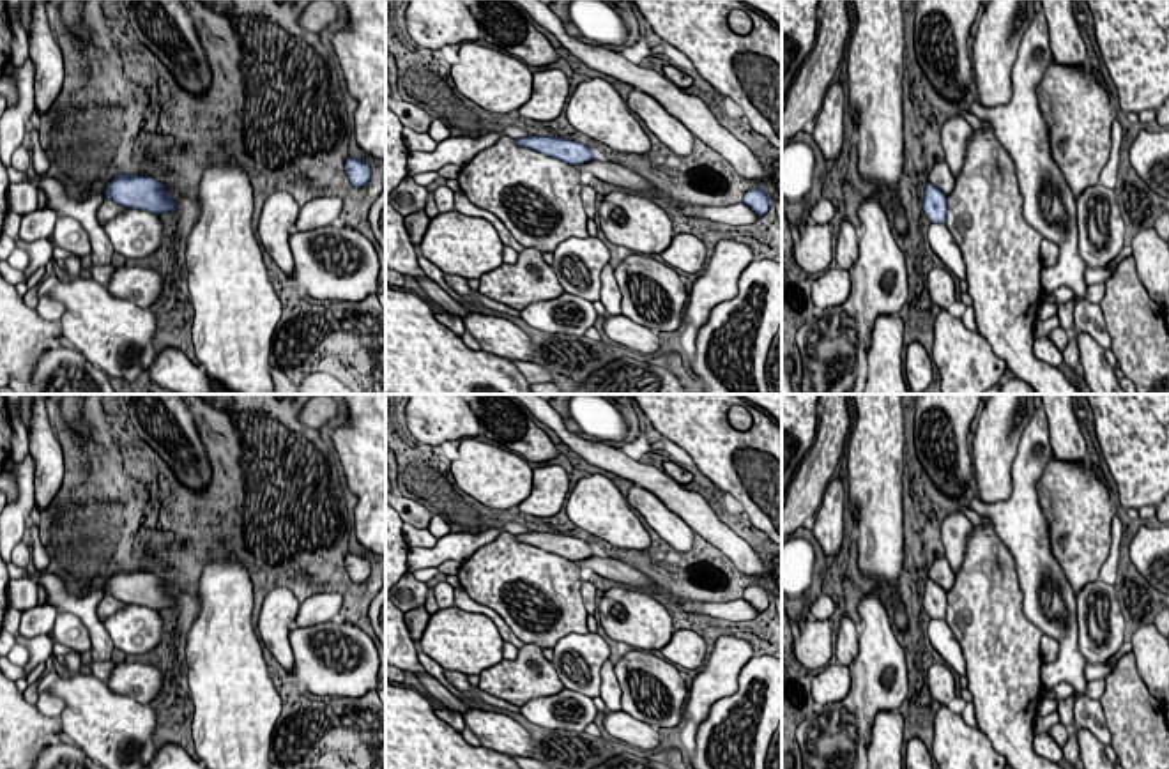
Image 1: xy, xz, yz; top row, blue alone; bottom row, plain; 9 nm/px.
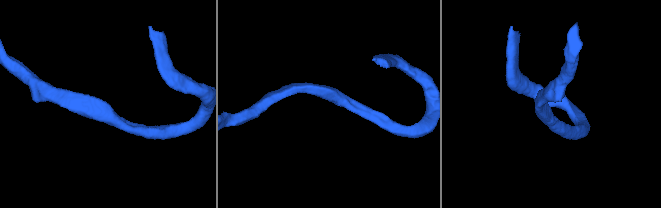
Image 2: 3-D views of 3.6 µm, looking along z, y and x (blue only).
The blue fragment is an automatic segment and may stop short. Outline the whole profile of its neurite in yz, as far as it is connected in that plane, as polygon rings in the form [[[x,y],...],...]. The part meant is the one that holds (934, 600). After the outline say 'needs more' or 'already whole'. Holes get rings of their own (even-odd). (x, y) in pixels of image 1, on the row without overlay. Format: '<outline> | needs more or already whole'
[[[946,557],[937,559],[928,569],[925,582],[923,608],[930,619],[946,619],[946,592],[955,583],[955,573]]] | needs more

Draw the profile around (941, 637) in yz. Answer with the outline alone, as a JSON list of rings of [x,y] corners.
[[[930,619],[927,628],[928,640],[955,675],[966,675],[964,652],[950,629],[946,619]]]

